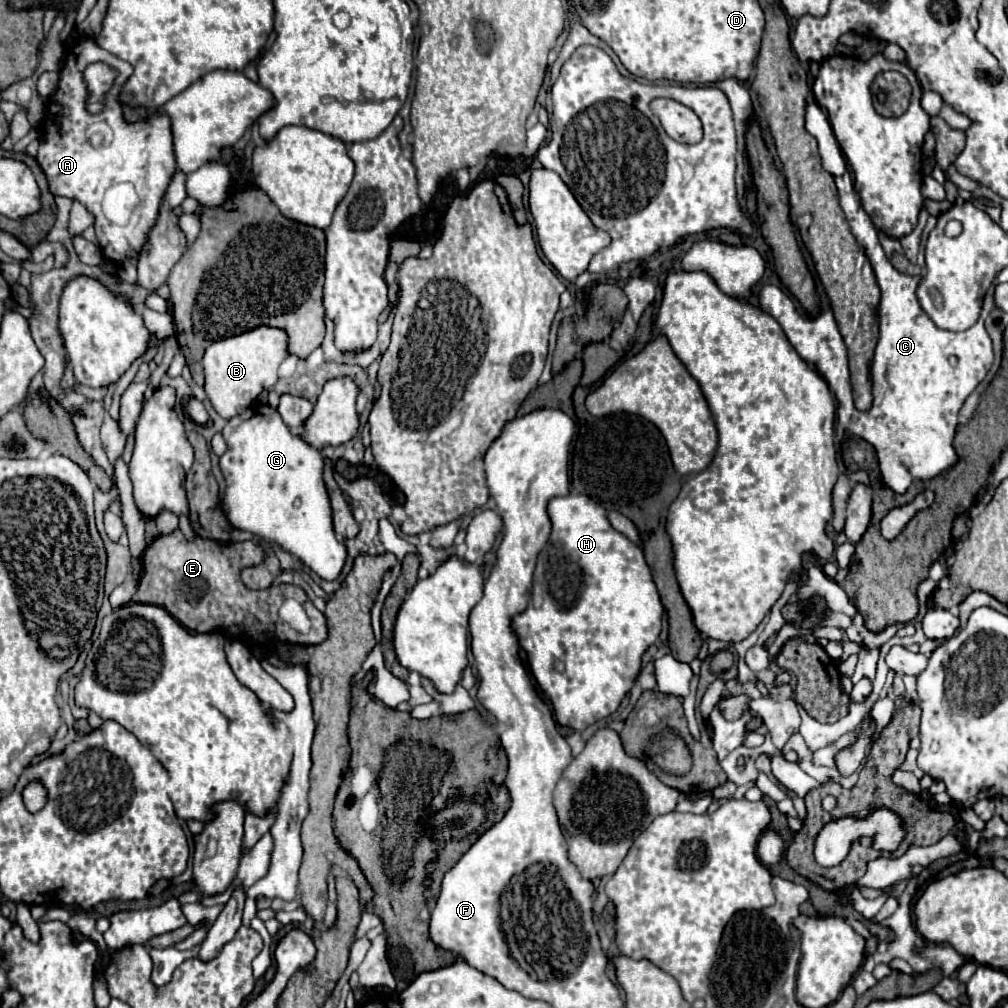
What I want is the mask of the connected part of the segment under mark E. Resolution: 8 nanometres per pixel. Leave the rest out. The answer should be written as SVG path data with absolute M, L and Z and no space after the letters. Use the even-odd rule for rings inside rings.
M175 530L171 534L155 538L147 546L143 554L145 574L139 582L133 602L157 604L165 608L177 622L181 622L191 632L221 630L227 638L241 640L245 644L267 642L273 636L291 644L321 644L327 638L325 616L313 606L301 586L279 584L265 590L249 590L241 582L243 568L259 566L263 562L265 550L251 540L233 544L223 544L199 536L187 540L181 530ZM287 598L295 598L303 604L311 620L311 630L307 634L297 632L285 620L281 620L279 608Z

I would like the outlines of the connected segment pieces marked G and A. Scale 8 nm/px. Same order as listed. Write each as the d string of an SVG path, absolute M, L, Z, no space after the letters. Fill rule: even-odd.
M259 404L231 418L223 428L227 452L219 466L227 482L223 510L229 522L263 540L277 542L323 580L335 580L345 564L345 546L335 540L329 496L323 484L323 456L291 432L277 408Z
M81 38L67 54L65 66L59 72L57 90L47 100L47 118L43 122L43 136L39 140L37 162L47 176L47 184L53 196L65 196L79 200L95 216L95 232L103 254L115 262L123 262L127 256L137 256L145 244L149 228L157 220L159 202L167 190L167 184L175 172L175 156L171 144L171 120L157 112L139 122L127 122L121 108L121 88L131 76L131 64L107 54L93 38ZM91 62L105 62L113 66L119 76L115 86L107 94L107 104L101 114L89 114L85 110L87 92L83 86L83 70ZM131 182L139 196L137 206L131 210L129 222L115 224L103 210L103 194L107 188Z

